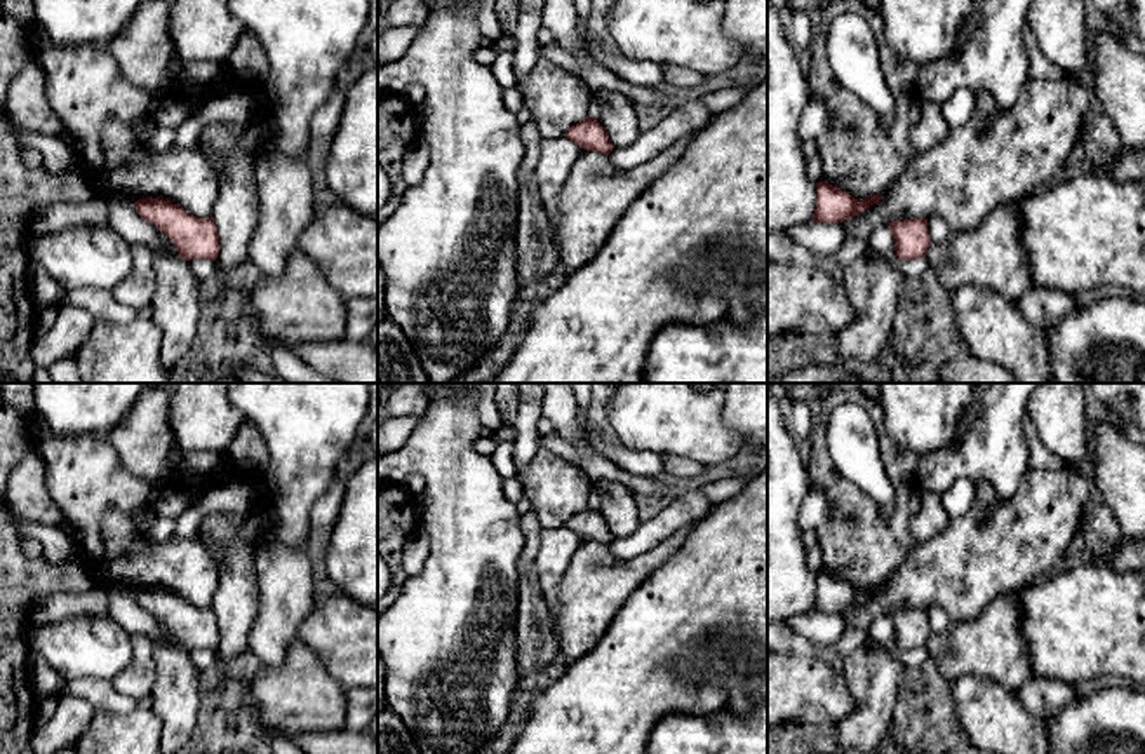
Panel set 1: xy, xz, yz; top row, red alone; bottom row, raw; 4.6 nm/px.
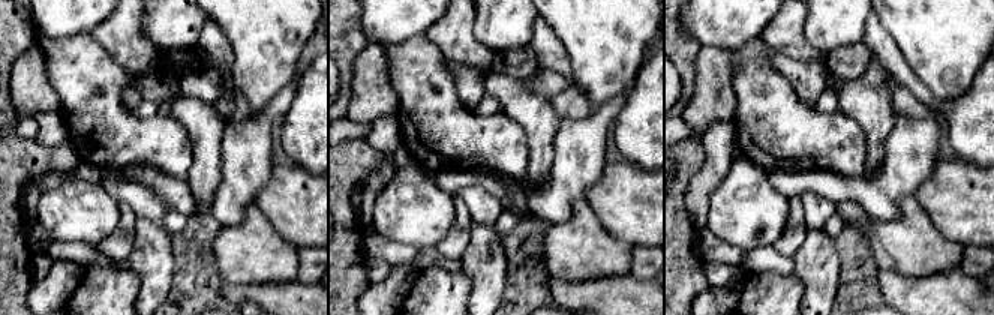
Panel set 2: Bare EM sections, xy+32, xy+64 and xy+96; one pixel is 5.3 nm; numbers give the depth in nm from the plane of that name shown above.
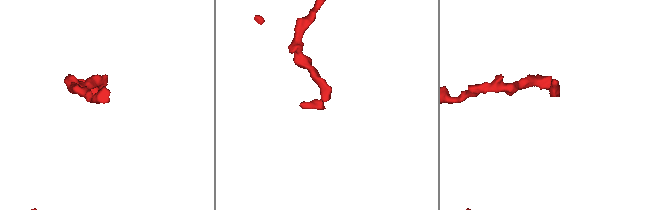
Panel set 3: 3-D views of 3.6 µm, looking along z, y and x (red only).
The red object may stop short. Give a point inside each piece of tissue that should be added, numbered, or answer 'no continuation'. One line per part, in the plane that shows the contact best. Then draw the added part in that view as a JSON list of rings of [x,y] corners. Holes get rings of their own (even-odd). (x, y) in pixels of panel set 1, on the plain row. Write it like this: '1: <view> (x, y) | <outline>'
no continuation

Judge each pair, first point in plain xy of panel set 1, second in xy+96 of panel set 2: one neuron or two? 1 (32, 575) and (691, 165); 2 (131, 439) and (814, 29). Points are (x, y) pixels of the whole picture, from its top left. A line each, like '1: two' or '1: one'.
1: one
2: two

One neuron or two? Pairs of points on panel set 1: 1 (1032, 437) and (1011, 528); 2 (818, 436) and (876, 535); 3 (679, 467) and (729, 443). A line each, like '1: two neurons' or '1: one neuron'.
1: two neurons
2: one neuron
3: two neurons

